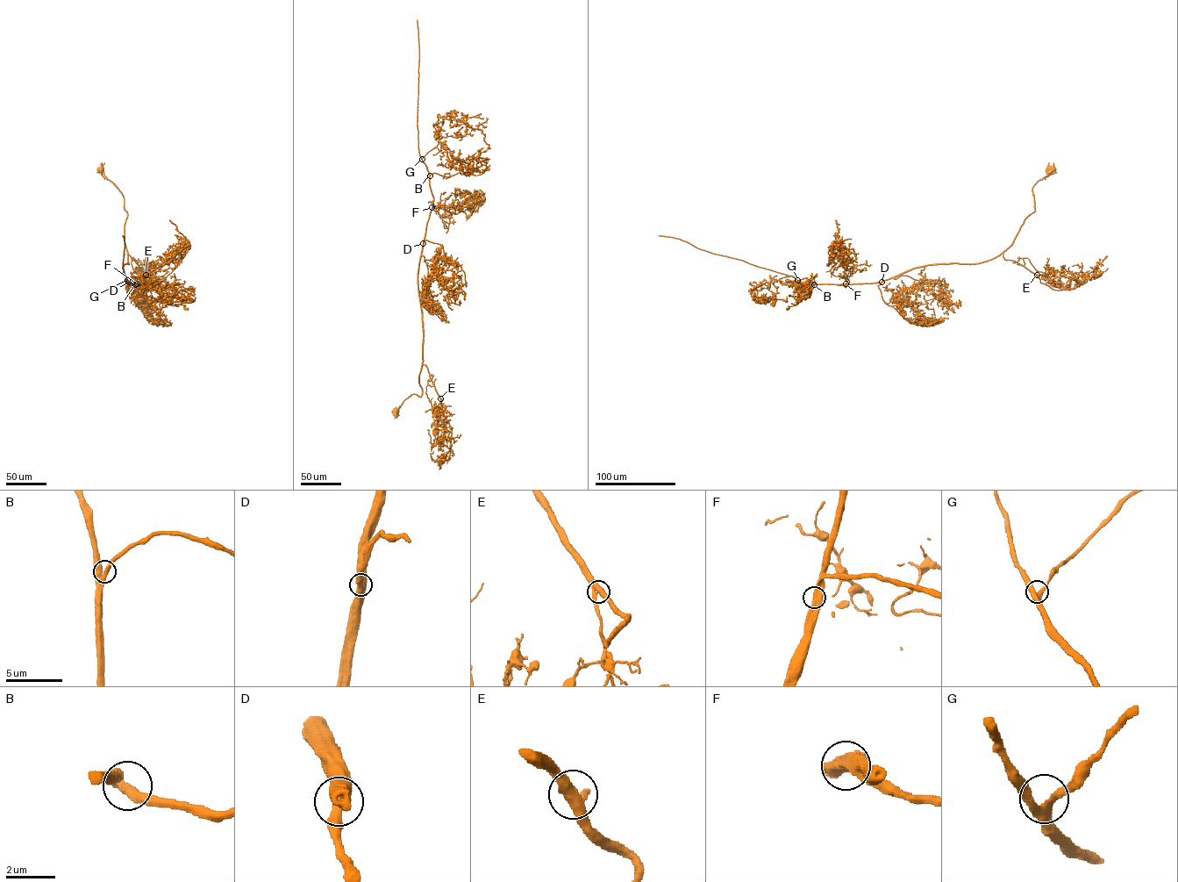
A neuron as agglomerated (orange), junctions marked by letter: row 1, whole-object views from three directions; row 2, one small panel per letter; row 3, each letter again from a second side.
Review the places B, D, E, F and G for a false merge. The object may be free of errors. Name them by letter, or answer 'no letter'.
no letter

